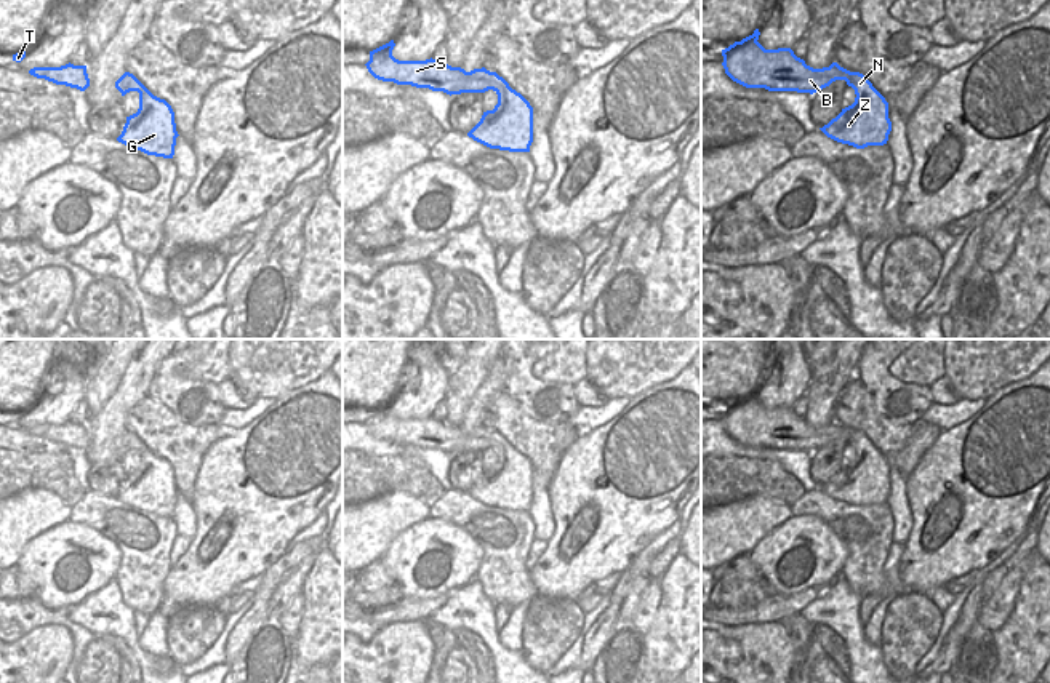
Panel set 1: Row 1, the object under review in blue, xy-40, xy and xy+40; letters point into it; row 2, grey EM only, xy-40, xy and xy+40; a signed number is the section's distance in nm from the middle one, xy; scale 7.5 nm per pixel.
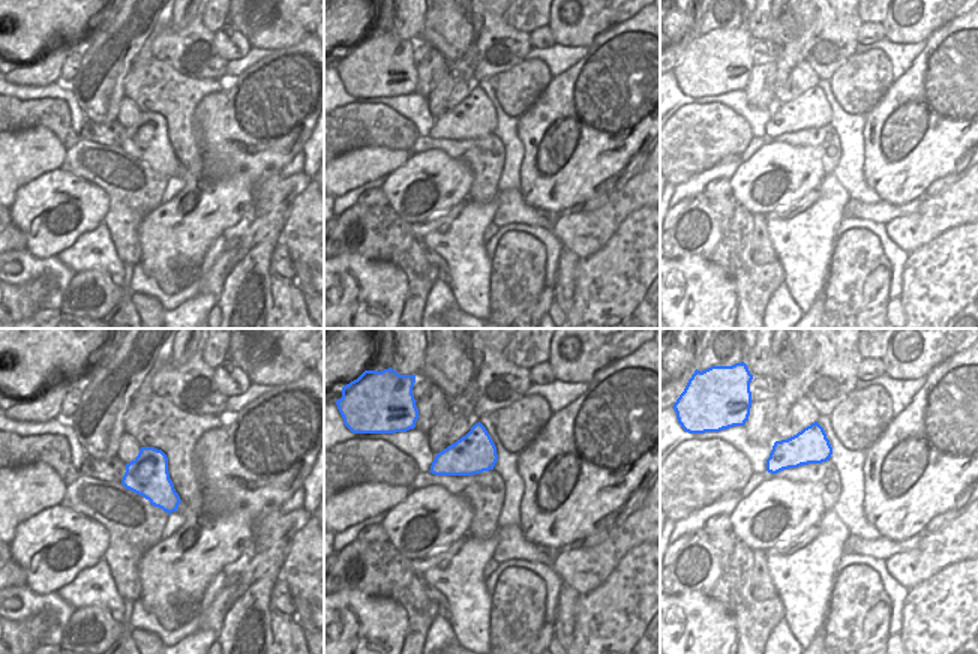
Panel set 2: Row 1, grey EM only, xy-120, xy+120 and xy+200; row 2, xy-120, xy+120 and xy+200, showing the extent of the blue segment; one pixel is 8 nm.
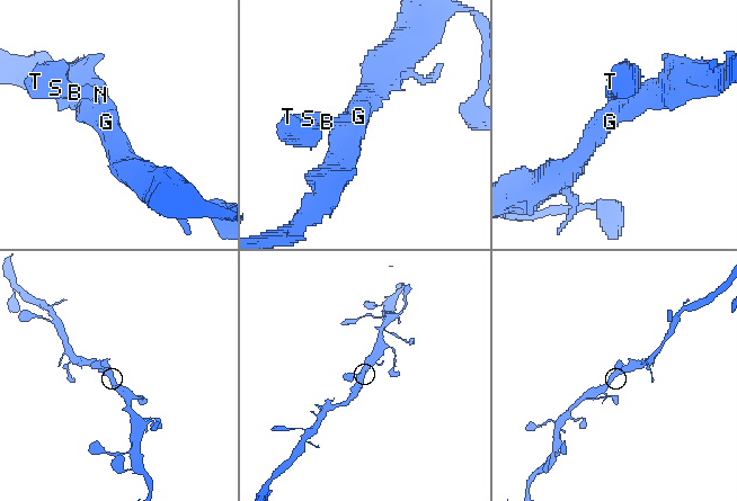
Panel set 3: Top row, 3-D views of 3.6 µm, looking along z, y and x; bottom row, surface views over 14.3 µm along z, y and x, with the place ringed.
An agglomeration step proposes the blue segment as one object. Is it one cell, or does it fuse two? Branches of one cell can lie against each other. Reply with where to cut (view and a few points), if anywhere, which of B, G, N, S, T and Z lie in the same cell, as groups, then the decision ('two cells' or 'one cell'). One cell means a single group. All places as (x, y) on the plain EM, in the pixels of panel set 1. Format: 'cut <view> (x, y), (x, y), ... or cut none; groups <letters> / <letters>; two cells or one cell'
cut none; groups B G N S T Z; one cell

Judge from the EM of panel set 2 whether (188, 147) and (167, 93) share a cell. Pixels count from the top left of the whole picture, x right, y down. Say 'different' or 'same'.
same

